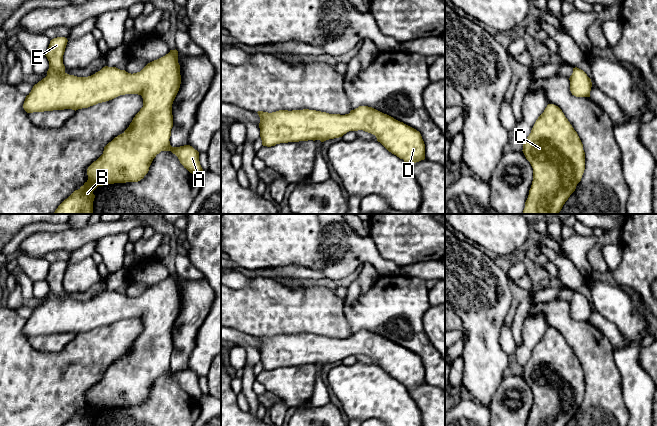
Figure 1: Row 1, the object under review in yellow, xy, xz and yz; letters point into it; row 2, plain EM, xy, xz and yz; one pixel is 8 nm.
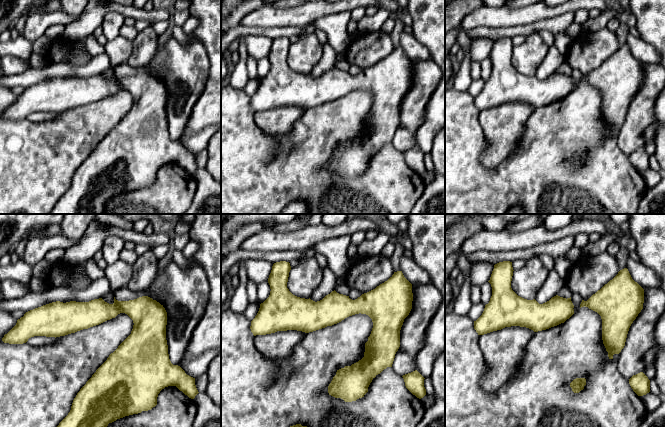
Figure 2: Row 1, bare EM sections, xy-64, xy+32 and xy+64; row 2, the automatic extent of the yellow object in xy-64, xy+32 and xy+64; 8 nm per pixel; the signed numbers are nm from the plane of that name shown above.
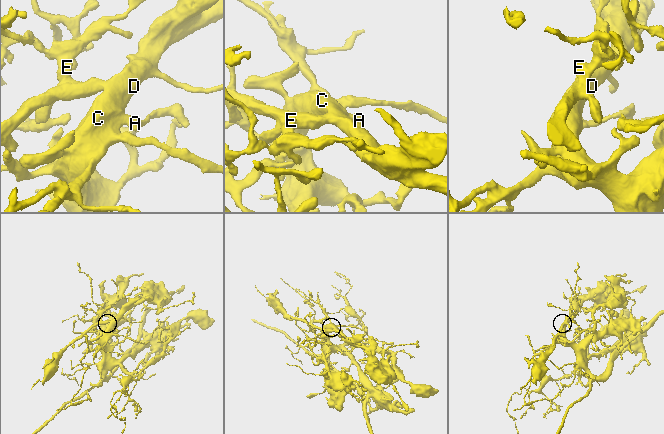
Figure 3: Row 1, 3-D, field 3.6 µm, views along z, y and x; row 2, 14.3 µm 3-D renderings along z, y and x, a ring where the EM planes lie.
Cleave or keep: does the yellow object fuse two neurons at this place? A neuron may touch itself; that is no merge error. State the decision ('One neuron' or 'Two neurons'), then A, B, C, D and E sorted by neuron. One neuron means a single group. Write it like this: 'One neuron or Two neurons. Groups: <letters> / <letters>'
One neuron. Groups: A B C D E

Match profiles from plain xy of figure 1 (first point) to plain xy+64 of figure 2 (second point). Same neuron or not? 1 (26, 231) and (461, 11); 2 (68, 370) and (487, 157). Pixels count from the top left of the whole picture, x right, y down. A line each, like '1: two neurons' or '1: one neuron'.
1: one neuron
2: two neurons

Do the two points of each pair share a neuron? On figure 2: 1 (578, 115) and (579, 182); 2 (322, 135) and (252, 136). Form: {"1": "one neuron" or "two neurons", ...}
{"1": "one neuron", "2": "one neuron"}

